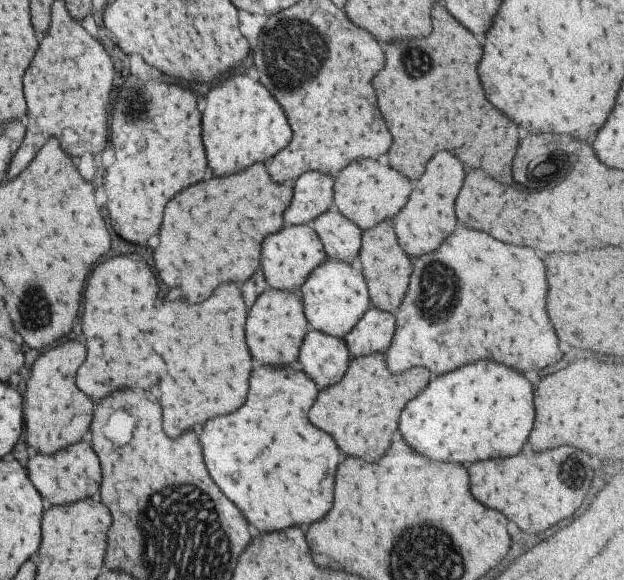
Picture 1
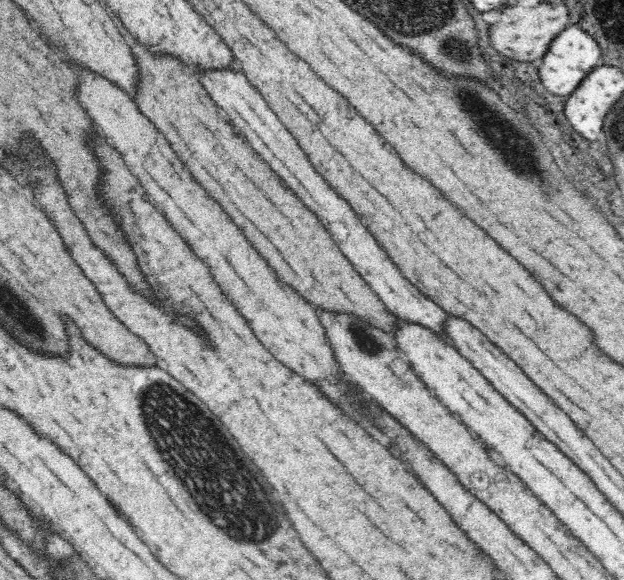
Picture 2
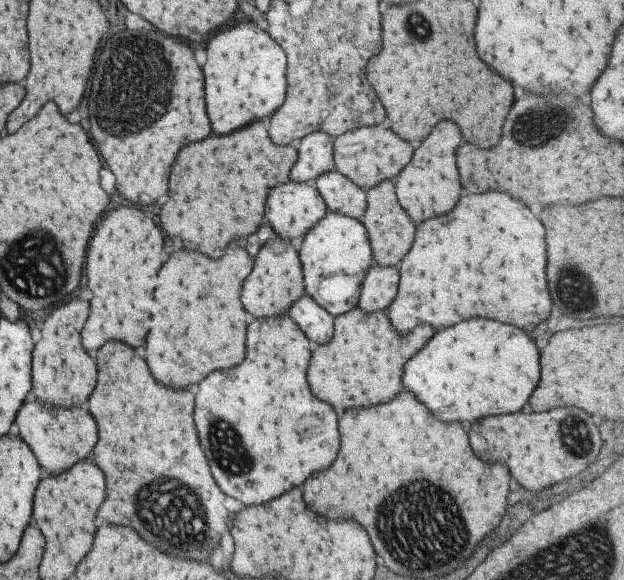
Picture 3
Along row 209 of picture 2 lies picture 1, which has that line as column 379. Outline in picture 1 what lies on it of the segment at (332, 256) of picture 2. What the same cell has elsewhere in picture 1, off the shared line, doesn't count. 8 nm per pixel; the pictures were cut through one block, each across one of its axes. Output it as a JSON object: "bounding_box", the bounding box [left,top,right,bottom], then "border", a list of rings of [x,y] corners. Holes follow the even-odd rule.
{"bounding_box":[356,220,411,314],"border":[[[383,220],[377,226],[362,231],[356,265],[361,271],[365,284],[367,284],[370,307],[377,308],[381,312],[394,314],[403,300],[405,288],[409,282],[411,262],[409,262],[407,254],[399,248],[399,244],[395,240],[395,232],[391,228],[391,222]]]}

